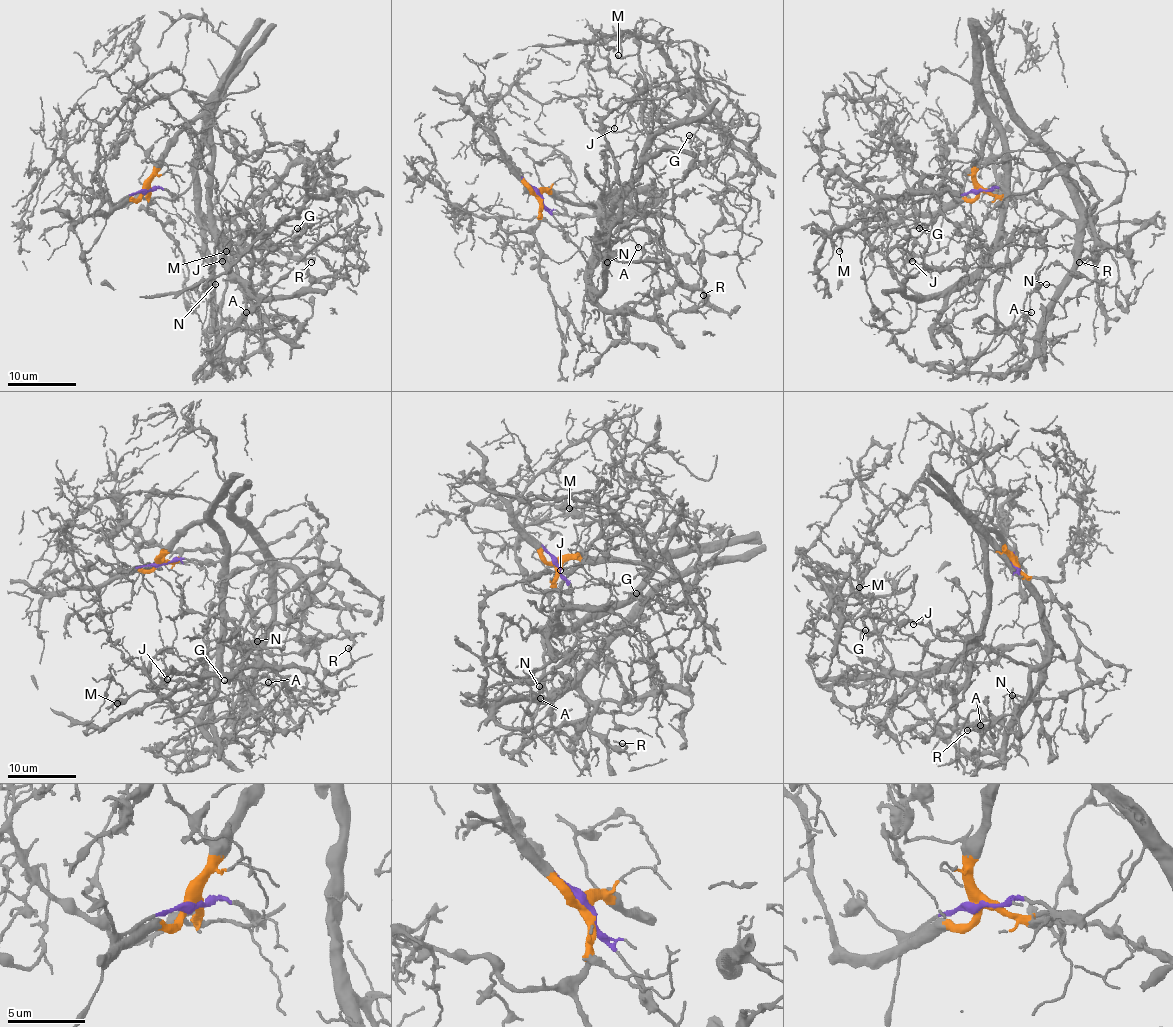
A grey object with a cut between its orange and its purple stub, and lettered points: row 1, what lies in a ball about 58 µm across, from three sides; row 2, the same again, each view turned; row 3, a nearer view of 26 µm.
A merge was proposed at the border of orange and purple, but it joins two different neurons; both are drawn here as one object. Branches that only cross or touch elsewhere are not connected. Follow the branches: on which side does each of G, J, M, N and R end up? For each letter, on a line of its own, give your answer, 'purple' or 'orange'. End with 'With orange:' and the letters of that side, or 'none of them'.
G: orange
J: orange
M: orange
N: purple
R: purple
With orange: G, J, M

